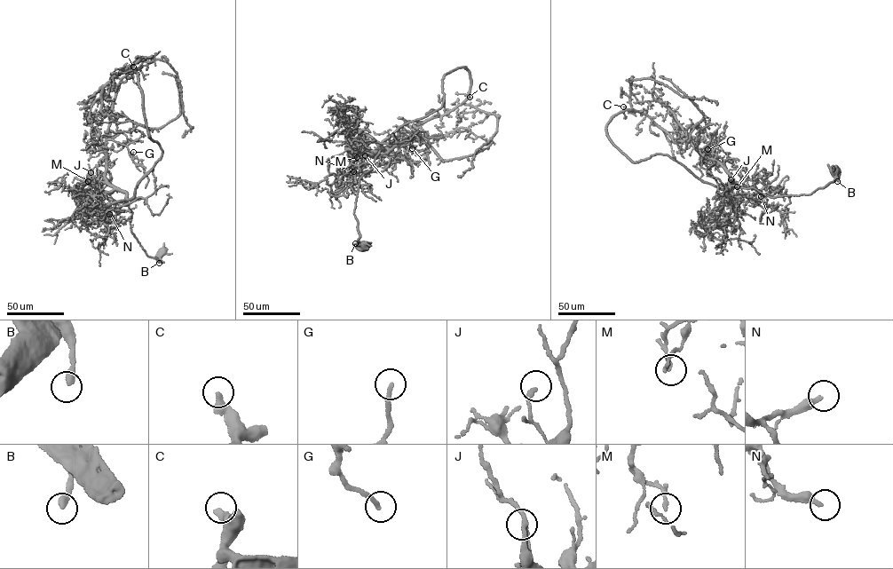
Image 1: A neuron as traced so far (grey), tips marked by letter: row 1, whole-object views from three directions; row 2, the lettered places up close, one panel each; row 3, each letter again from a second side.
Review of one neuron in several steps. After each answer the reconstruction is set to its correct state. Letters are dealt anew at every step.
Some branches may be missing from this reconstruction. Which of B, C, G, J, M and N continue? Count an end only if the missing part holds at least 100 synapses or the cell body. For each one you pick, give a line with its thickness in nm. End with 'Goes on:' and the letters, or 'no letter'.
C: Thickness 380 nm
Goes on: C

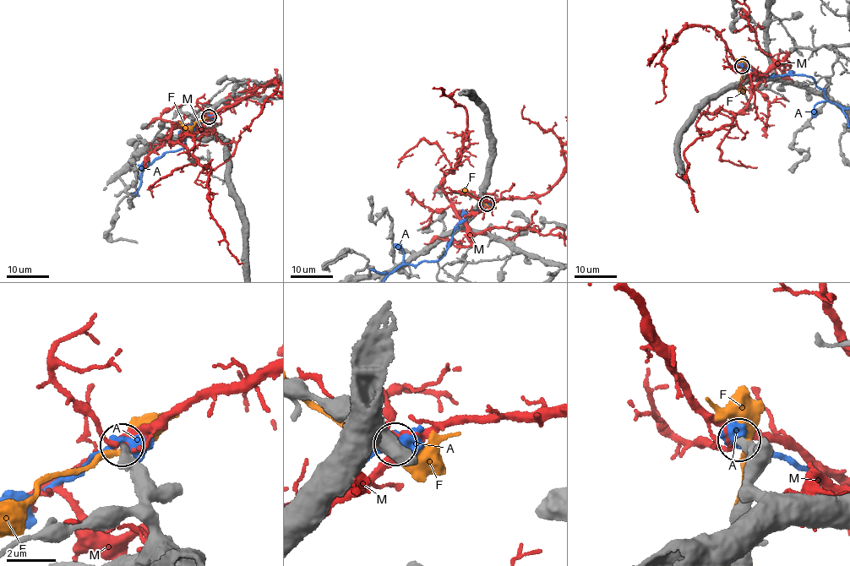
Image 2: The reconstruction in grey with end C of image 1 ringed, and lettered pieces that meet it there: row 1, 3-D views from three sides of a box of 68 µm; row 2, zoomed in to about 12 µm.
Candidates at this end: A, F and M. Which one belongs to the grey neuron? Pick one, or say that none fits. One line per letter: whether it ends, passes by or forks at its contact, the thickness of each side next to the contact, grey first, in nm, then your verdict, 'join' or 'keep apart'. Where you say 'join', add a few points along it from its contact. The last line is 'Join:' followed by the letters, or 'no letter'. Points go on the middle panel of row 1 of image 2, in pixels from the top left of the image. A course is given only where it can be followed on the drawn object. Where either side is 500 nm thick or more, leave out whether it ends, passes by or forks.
A: it passes by | 460/480 nm | keep apart
F: it passes by | 460/400 nm | keep apart
M: it forks | 400/240 nm | keep apart
Join: no letter

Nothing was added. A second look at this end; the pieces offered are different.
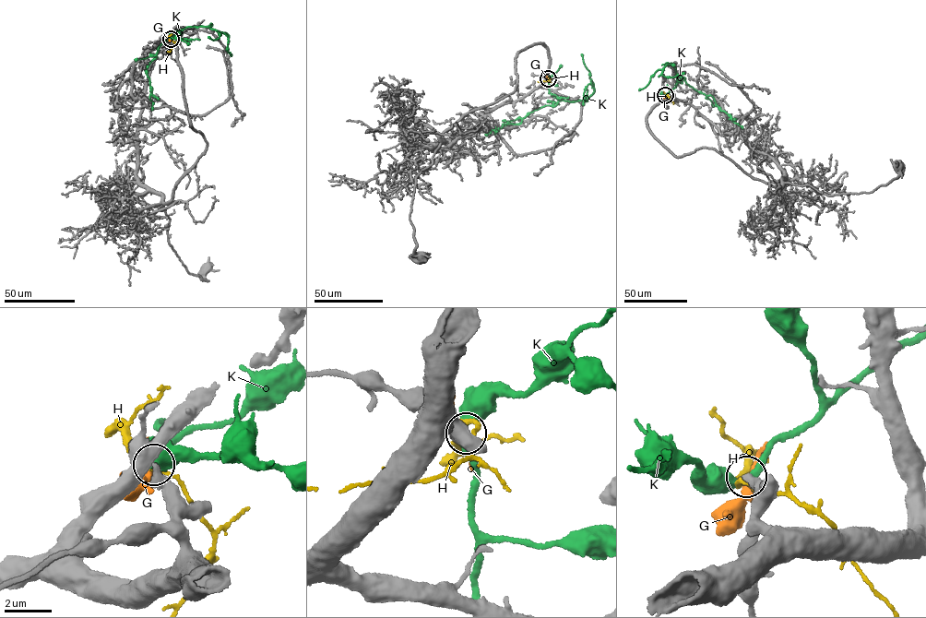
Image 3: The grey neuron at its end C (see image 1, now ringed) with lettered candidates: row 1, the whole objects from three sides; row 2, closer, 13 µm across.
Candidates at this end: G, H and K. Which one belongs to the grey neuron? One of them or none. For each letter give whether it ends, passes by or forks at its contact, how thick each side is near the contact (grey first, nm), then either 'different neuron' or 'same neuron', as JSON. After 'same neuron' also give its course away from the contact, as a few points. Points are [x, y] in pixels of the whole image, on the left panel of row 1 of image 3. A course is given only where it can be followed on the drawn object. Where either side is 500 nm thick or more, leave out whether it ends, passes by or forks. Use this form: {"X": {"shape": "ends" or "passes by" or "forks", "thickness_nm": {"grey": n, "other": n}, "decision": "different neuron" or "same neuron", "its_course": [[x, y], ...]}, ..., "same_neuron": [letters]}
{"G": {"shape": "passes by", "thickness_nm": {"grey": 460, "other": 320}, "decision": "different neuron"}, "H": {"shape": "passes by", "thickness_nm": {"grey": 400, "other": 160}, "decision": "different neuron"}, "K": {"shape": "passes by", "thickness_nm": {"grey": 420, "other": 320}, "decision": "different neuron"}, "same_neuron": []}

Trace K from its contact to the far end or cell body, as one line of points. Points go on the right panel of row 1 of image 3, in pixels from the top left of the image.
K: (665, 95), (675, 88), (677, 77), (684, 77), (690, 87), (711, 96), (718, 109), (742, 128)

